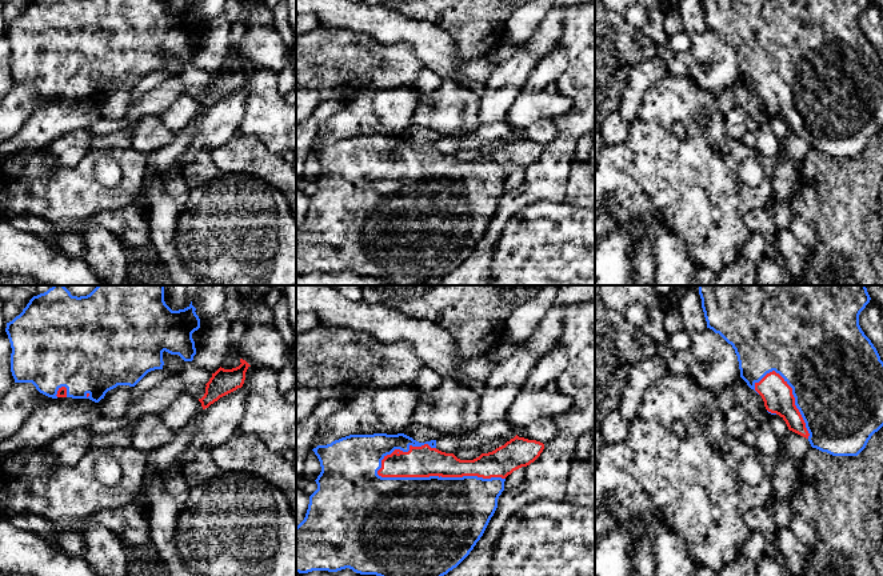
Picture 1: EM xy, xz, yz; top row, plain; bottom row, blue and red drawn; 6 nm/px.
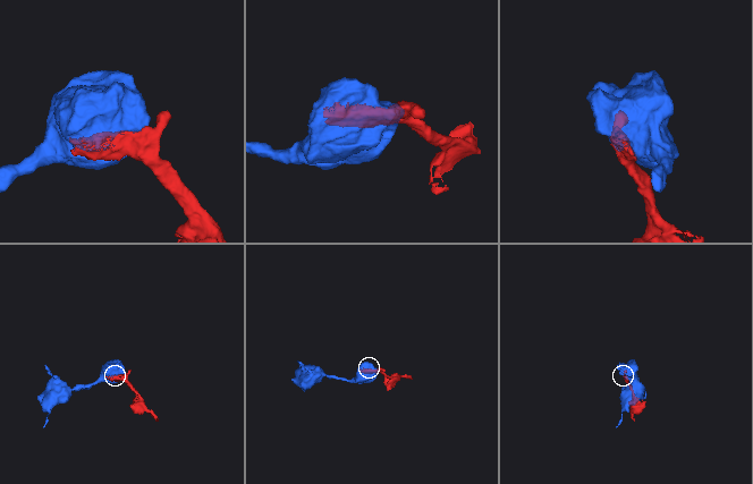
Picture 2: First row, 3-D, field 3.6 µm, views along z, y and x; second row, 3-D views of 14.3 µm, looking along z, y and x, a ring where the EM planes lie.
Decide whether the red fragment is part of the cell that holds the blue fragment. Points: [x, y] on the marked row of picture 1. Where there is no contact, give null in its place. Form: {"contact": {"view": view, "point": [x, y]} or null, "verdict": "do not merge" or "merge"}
{"contact": {"view": "xz", "point": [440, 476]}, "verdict": "merge"}

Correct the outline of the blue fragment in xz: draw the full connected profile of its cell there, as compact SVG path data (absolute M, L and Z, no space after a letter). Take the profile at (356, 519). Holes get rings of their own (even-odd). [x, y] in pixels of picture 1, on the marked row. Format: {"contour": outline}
{"contour": "M397 433L349 435L327 445L317 445L312 451L317 456L321 472L315 480L317 489L309 496L309 504L304 520L296 527L296 572L312 571L337 572L345 568L360 575L376 576L444 576L456 568L474 549L483 536L491 517L498 508L498 499L504 491L504 481L514 471L534 463L544 449L544 444L536 440L519 437L518 435L492 452L482 453L474 460L460 460L454 453L446 453L436 448L436 440L419 443L412 437Z"}

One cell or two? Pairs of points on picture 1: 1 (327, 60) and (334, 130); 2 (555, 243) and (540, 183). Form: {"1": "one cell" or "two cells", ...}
{"1": "two cells", "2": "two cells"}

